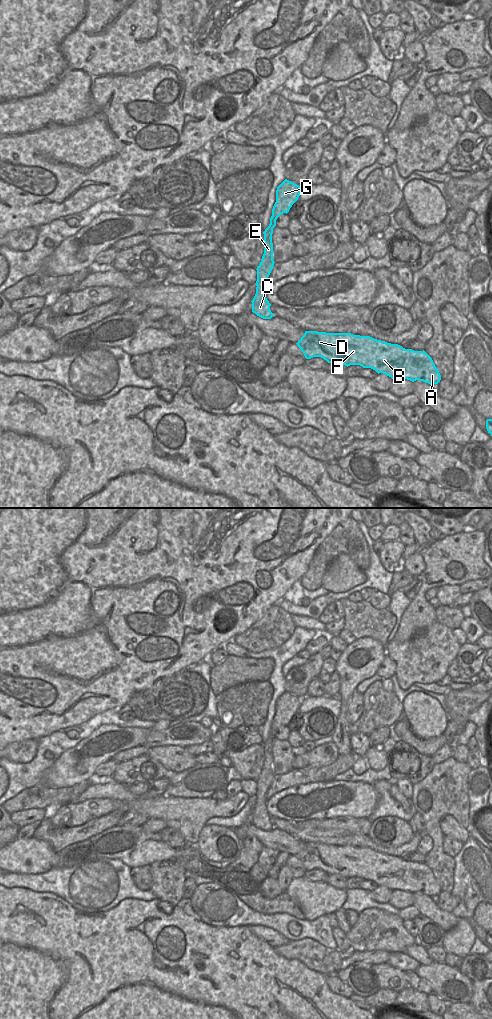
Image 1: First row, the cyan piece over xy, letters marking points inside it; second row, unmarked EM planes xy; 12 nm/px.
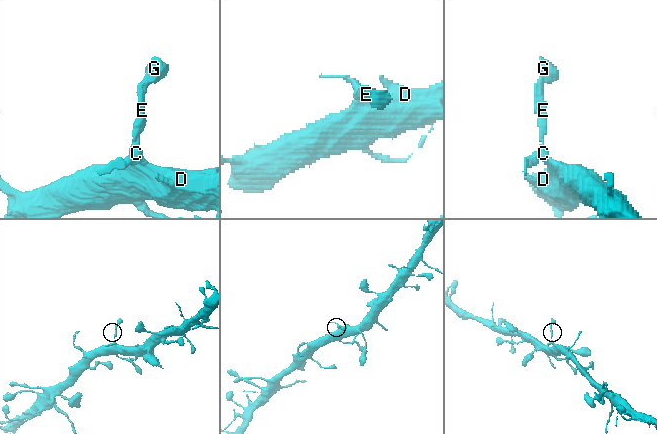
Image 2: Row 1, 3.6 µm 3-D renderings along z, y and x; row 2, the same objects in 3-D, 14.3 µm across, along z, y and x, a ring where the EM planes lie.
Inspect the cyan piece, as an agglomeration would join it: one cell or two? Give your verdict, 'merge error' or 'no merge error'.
no merge error

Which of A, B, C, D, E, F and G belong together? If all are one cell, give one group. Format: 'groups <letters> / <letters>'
groups A B C D E F G

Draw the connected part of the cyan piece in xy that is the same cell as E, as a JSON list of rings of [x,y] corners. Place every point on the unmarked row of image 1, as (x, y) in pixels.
[[[285,691],[276,702],[276,714],[272,721],[270,736],[263,744],[264,746],[264,766],[257,779],[256,806],[252,814],[252,824],[263,831],[271,831],[274,827],[270,822],[271,816],[266,810],[266,793],[273,781],[273,740],[276,738],[277,730],[288,725],[292,717],[298,712],[301,705],[301,699]]]

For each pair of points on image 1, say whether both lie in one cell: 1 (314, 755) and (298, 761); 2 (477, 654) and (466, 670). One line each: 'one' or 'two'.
1: one
2: one

